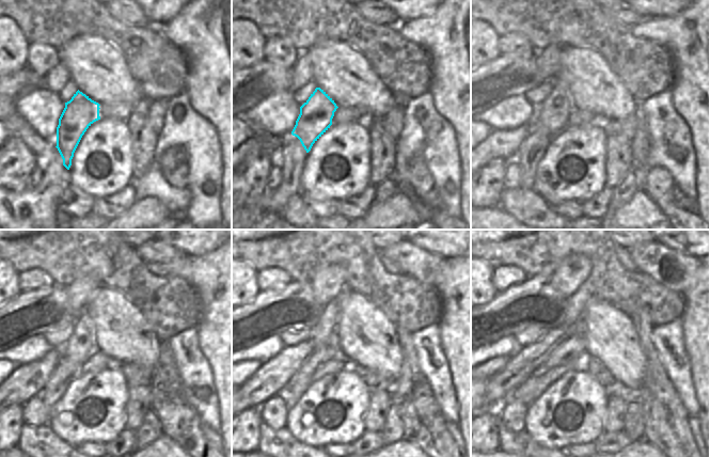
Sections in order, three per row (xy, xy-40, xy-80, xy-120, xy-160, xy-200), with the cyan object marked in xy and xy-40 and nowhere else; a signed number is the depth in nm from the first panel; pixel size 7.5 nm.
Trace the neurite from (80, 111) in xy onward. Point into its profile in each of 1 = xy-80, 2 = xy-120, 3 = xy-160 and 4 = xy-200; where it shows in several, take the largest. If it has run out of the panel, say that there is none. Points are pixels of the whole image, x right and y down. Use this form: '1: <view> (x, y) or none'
1: xy-80 (554, 112)
2: xy-120 (80, 346)
3: xy-160 (319, 333)
4: xy-200 (576, 303)

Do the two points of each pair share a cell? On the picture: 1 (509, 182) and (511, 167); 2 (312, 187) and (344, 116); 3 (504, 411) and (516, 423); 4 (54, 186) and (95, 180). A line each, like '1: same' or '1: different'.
1: same
2: different
3: same
4: different

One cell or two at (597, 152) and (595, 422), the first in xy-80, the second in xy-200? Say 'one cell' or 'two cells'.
one cell

